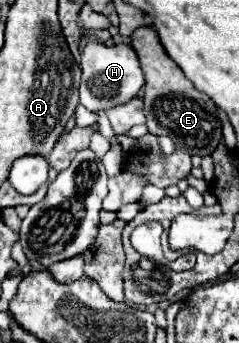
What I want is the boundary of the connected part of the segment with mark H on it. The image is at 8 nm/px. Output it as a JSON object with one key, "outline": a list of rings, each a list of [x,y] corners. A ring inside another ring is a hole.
{"outline":[[[89,41],[81,53],[81,105],[89,111],[99,113],[117,105],[123,105],[137,97],[145,79],[141,67],[137,65],[137,55],[131,45],[113,45],[107,47],[97,41]]]}

